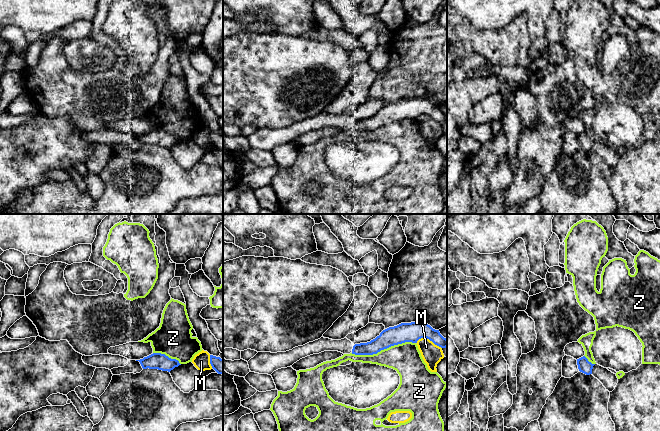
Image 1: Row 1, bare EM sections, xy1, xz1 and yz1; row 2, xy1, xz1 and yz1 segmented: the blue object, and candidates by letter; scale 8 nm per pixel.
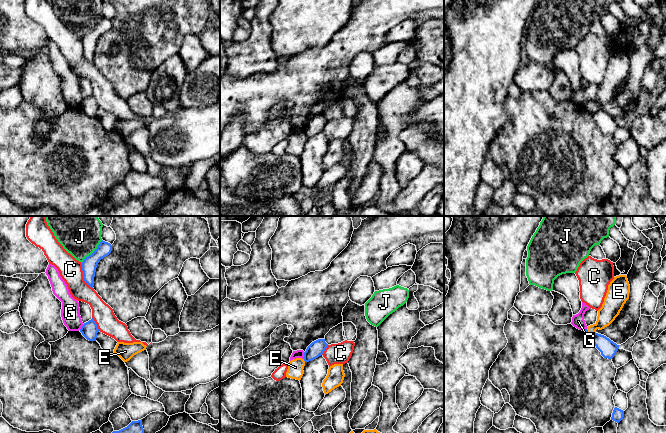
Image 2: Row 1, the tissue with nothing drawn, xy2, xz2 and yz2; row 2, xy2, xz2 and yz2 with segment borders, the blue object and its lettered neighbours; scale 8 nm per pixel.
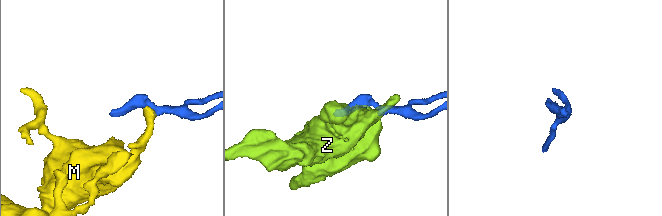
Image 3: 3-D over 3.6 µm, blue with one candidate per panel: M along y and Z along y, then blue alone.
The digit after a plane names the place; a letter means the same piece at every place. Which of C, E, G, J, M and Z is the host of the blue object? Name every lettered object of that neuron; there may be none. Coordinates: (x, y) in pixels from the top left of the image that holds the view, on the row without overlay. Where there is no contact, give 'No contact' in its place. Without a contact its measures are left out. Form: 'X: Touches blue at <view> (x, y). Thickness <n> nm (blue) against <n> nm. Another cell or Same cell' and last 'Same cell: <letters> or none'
C: Touches blue at xy2 (83, 52). Thickness 120 nm (blue) against 190 nm. Another cell
E: Touches blue at yz2 (592, 110). Thickness 140 nm (blue) against 150 nm. Another cell
G: Touches blue at xz2 (304, 131). Thickness 120 nm (blue) against 60 nm. Another cell
J: Touches blue at xy2 (93, 28). Thickness 120 nm (blue) against 280 nm. Another cell
M: Touches blue at xz1 (429, 115). Thickness 160 nm (blue) against 160 nm. Another cell
Z: Touches blue at xz1 (383, 125). Thickness 160 nm (blue) against 240 nm. Another cell
Same cell: none

